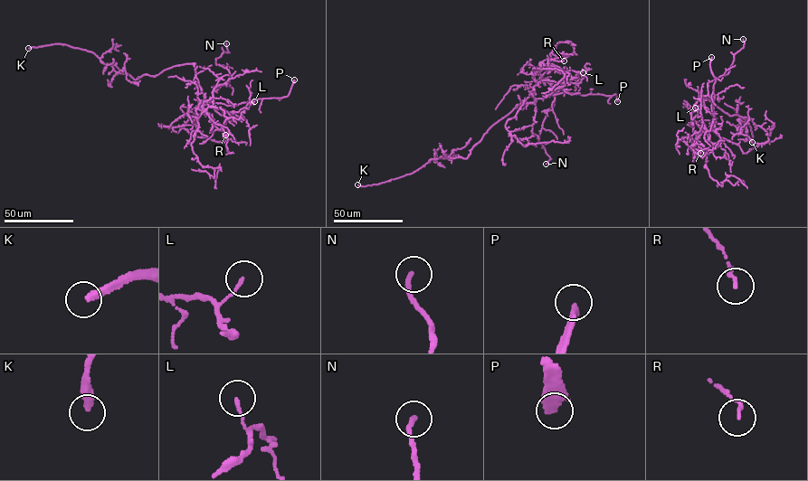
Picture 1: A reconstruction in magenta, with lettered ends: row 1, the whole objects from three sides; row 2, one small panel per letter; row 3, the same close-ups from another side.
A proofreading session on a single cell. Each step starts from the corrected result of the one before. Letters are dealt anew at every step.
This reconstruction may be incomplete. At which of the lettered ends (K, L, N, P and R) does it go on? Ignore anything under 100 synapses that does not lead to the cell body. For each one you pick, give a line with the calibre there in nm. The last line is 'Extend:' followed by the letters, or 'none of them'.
K: 320 nm
P: 340 nm
Extend: K, P

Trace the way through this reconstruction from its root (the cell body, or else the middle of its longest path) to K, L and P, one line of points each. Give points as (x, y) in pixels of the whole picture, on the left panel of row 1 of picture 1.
K: (194, 67), (194, 63), (181, 64), (135, 80), (116, 71), (85, 50), (58, 43), (28, 48)
L: (194, 67), (204, 97), (200, 104), (205, 104), (202, 106), (204, 108), (238, 112), (254, 101)
P: (194, 67), (204, 96), (204, 101), (227, 105), (287, 97), (294, 80)

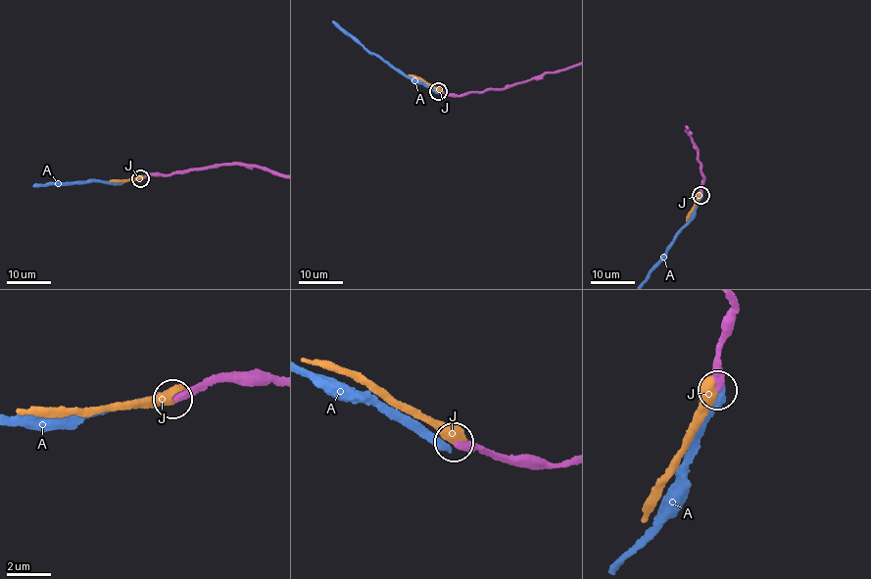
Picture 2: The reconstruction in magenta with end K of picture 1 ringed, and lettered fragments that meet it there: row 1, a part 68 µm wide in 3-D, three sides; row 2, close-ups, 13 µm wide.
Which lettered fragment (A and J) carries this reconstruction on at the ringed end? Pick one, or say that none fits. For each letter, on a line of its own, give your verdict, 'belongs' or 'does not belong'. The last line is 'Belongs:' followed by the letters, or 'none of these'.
A: does not belong
J: does not belong
Belongs: none of these

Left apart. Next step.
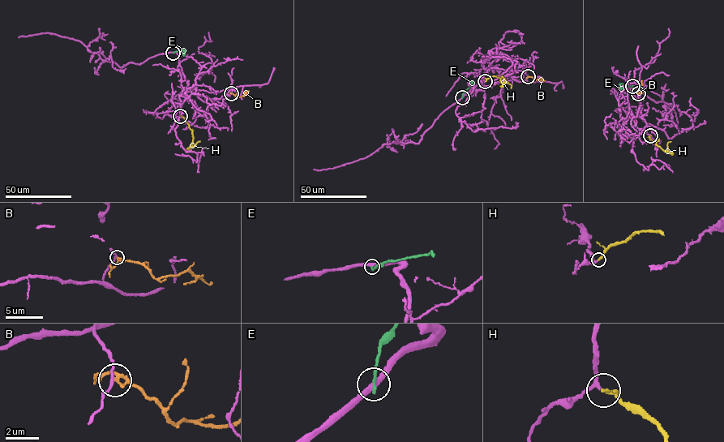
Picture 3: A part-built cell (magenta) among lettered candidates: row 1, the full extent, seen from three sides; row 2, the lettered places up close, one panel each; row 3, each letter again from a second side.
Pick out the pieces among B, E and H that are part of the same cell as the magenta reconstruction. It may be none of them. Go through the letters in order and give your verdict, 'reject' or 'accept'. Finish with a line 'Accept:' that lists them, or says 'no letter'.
B: reject
E: reject
H: accept
Accept: H

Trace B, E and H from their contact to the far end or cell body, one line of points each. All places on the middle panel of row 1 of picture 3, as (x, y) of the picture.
B: (528, 76), (545, 80)
E: (462, 97), (472, 83)
H: (486, 81), (493, 76), (501, 76), (503, 83), (510, 83), (511, 87)

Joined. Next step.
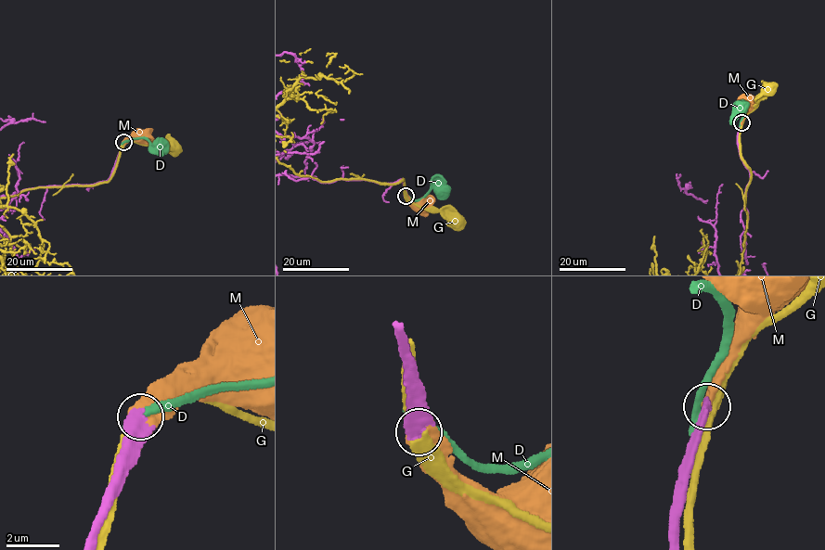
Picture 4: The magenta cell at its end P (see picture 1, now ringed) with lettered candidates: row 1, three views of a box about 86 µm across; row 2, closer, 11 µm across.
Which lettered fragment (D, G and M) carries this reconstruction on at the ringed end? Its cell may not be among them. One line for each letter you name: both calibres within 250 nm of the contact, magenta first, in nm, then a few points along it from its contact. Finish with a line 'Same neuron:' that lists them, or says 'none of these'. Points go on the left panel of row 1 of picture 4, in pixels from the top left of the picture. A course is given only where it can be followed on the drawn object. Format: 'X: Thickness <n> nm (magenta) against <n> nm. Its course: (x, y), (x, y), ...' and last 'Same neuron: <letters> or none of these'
M: Thickness 440 nm (magenta) against 480 nm. Its course: (123, 142), (140, 135)
Same neuron: M

